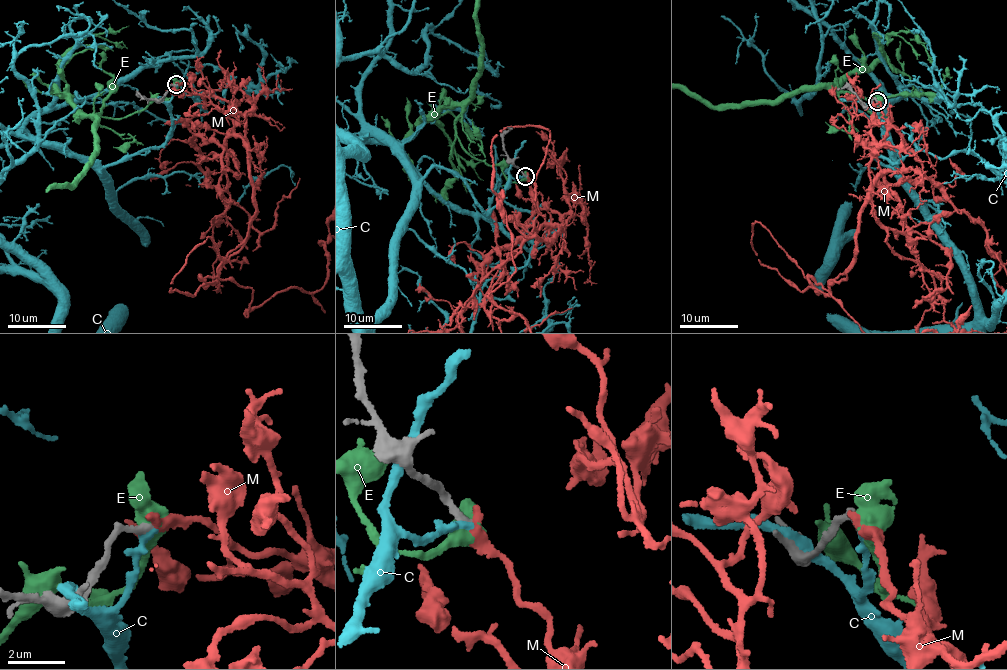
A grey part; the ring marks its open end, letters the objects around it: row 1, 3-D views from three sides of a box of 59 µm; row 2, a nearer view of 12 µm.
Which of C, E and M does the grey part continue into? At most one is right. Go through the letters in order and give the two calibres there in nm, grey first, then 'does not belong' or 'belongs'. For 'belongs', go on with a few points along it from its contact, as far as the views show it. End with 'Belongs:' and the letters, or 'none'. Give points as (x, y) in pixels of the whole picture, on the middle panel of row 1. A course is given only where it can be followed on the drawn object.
C: calibres 280 and 280 nm; does not belong
E: calibres 280 and 600 nm; does not belong
M: calibres 260 and 480 nm; belongs
Belongs: M

